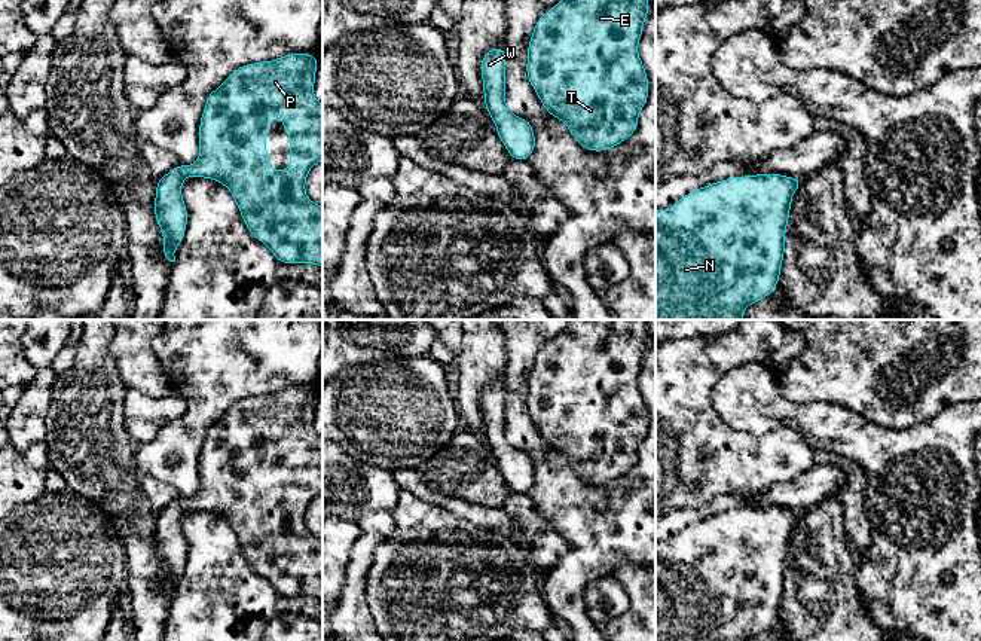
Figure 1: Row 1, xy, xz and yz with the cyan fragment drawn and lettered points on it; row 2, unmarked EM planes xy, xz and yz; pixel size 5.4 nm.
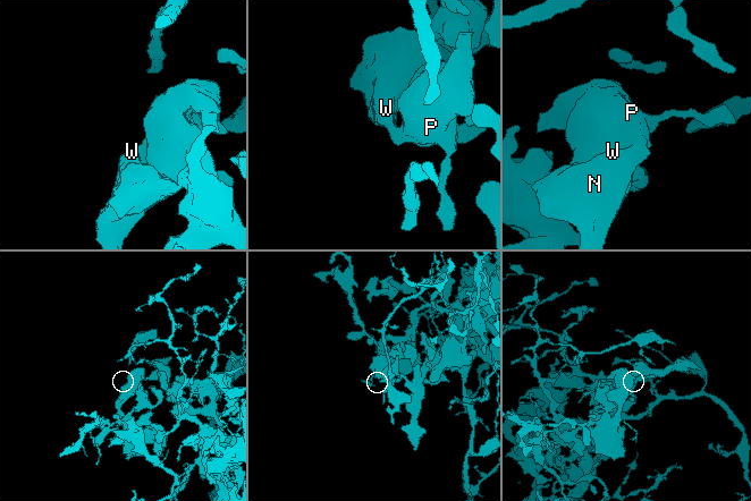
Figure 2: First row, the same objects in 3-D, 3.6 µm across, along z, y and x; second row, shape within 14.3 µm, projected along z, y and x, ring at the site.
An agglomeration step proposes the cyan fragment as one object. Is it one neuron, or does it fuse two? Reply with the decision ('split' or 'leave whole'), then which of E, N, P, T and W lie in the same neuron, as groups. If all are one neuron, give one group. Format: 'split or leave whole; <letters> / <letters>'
leave whole; E N P T W

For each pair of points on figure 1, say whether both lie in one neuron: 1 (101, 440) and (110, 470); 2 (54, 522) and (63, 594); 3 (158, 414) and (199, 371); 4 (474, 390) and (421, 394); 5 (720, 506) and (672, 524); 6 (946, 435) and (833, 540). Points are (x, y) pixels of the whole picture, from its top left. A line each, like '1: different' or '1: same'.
1: same
2: same
3: different
4: different
5: same
6: different

